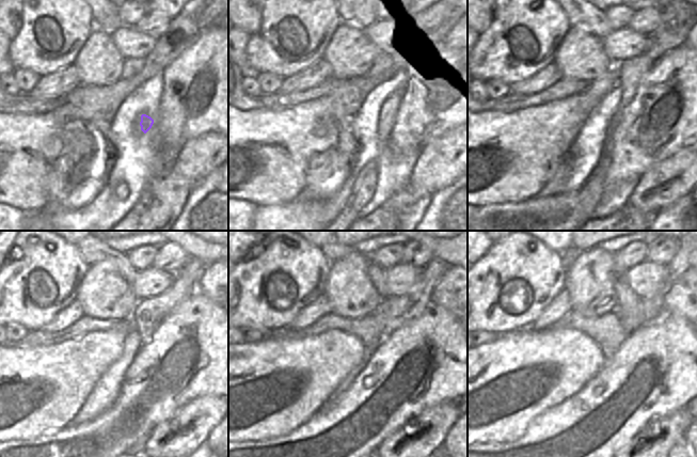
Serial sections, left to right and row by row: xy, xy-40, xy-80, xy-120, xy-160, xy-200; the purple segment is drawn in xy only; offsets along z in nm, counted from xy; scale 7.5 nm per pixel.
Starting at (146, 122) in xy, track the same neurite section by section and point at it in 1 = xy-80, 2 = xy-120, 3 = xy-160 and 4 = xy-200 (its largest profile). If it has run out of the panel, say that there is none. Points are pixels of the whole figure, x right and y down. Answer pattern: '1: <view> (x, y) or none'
1: xy-80 (630, 73)
2: xy-120 (148, 314)
3: xy-160 (393, 312)
4: xy-200 (648, 310)

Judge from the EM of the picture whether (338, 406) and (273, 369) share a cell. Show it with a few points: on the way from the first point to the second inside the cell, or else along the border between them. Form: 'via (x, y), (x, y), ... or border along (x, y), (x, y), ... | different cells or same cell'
border along (331, 397), (310, 416) | different cells

